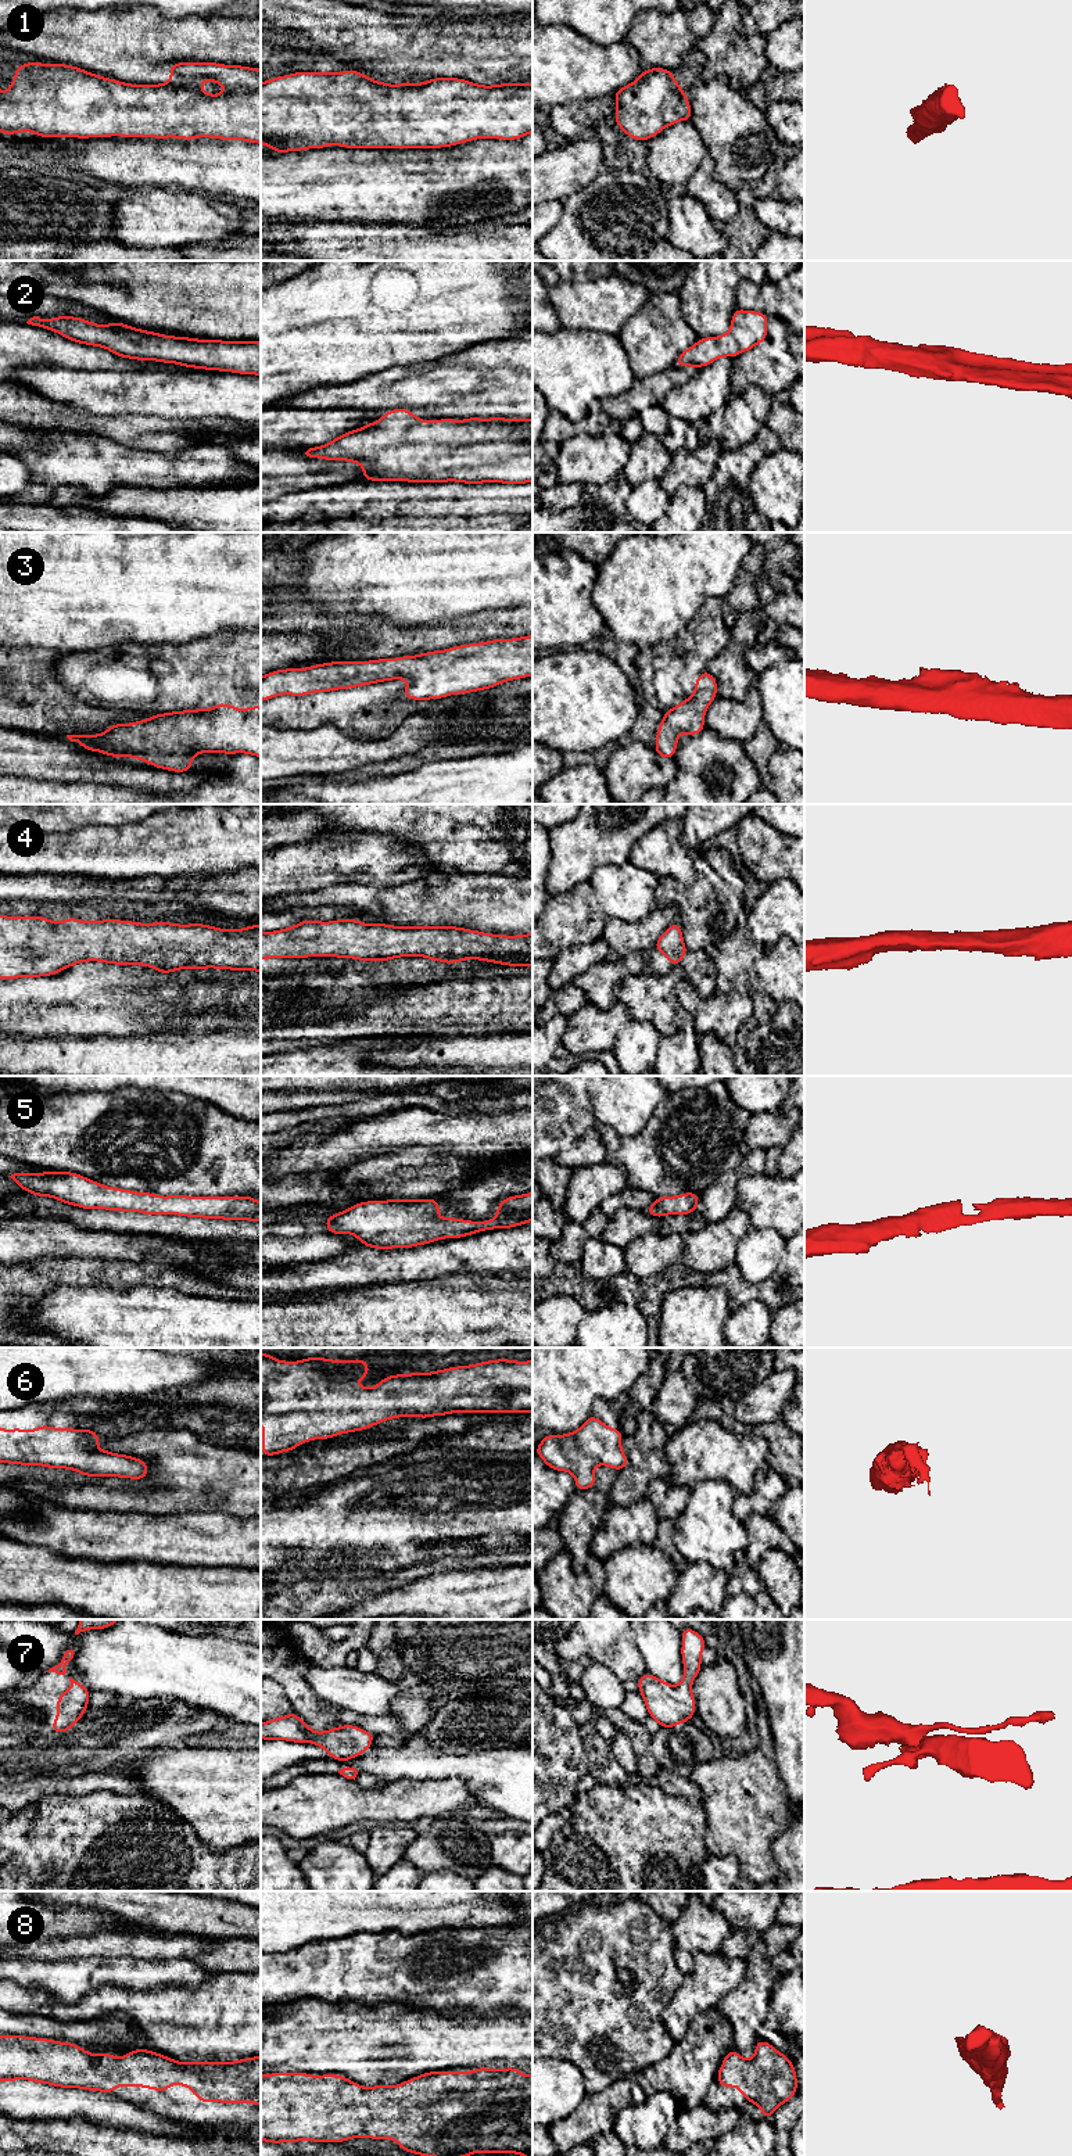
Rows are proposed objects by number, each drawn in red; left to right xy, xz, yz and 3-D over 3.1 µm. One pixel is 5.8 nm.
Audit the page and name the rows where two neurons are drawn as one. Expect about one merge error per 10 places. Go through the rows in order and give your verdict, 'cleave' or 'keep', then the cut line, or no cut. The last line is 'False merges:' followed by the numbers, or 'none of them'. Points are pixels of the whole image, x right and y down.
1: keep | no cut
2: keep | no cut
3: keep | no cut
4: keep | no cut
5: keep | no cut
6: keep | no cut
7: keep | no cut
8: keep | no cut
False merges: none of them

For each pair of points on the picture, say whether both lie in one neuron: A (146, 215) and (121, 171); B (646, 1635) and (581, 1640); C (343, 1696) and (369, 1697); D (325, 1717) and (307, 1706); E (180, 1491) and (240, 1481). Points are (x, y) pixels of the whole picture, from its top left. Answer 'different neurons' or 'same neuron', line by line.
A: different neurons
B: different neurons
C: same neuron
D: same neuron
E: same neuron

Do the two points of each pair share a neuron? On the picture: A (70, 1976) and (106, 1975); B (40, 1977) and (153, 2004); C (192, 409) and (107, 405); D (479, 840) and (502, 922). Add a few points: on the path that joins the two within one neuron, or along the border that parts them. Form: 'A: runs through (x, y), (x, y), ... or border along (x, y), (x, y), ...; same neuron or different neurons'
A: runs through (78, 1976), (97, 1972); same neuron
B: border along (128, 1990), (101, 1986), (64, 2002); different neurons
C: runs through (171, 401), (128, 401); same neuron
D: border along (455, 874), (501, 874), (517, 878); different neurons

